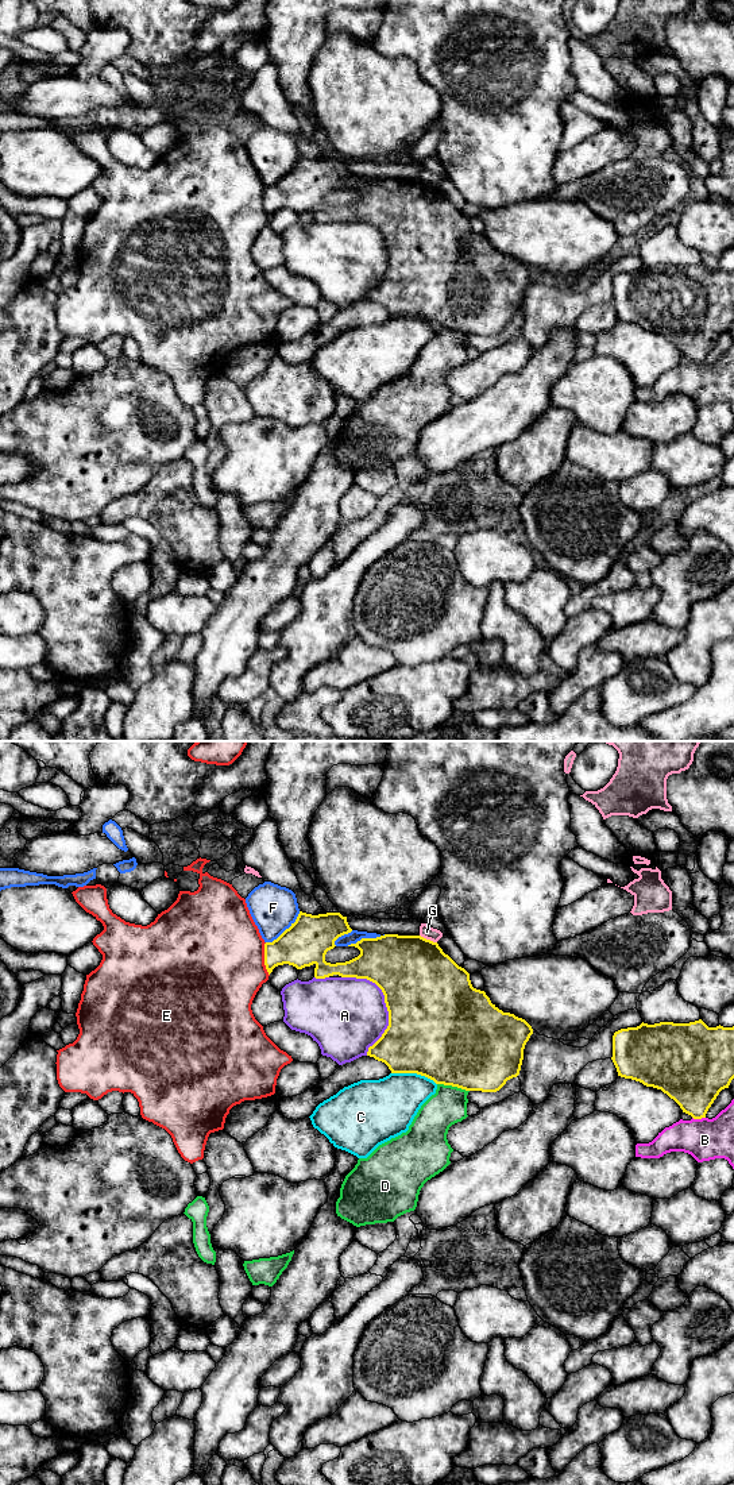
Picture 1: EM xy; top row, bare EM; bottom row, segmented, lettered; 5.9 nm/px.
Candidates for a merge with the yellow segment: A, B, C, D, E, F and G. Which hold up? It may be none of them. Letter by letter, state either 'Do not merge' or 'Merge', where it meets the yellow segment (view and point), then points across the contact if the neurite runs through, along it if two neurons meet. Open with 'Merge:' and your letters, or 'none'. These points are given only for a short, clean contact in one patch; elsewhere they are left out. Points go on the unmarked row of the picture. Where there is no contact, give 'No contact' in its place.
Merge: F
A: Do not merge. Touches yellow at xy (385, 246)
B: Do not merge. Touches yellow at xy (699, 362)
C: Do not merge. Touches yellow at xy (414, 316)
D: Do not merge. Touches yellow at xy (454, 330)
E: Do not merge. Touches yellow at xy (265, 203)
F: Merge. Touches yellow at xy (286, 173)
G: Do not merge. Touches yellow at xy (428, 184)

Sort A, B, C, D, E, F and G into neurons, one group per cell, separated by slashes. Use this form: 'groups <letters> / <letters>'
groups A / B / C / D / E / F / G

